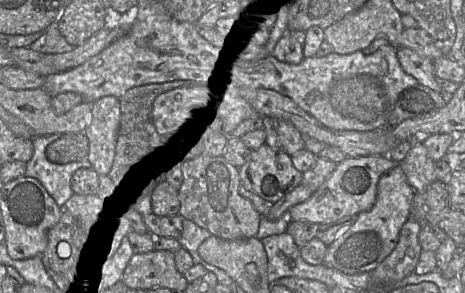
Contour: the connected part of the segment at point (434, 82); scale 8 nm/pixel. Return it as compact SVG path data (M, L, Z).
M407 47L397 48L397 56L403 70L414 77L420 85L438 93L442 92L438 84L439 78L434 73L433 62L429 58Z

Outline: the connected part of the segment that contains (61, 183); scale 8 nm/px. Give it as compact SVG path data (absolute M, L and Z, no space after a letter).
M62 134L34 137L34 152L27 162L25 176L38 180L46 189L60 208L64 208L66 202L74 194L71 180L79 169L91 169L88 159L73 162L67 165L57 165L46 157L47 147L59 139Z

